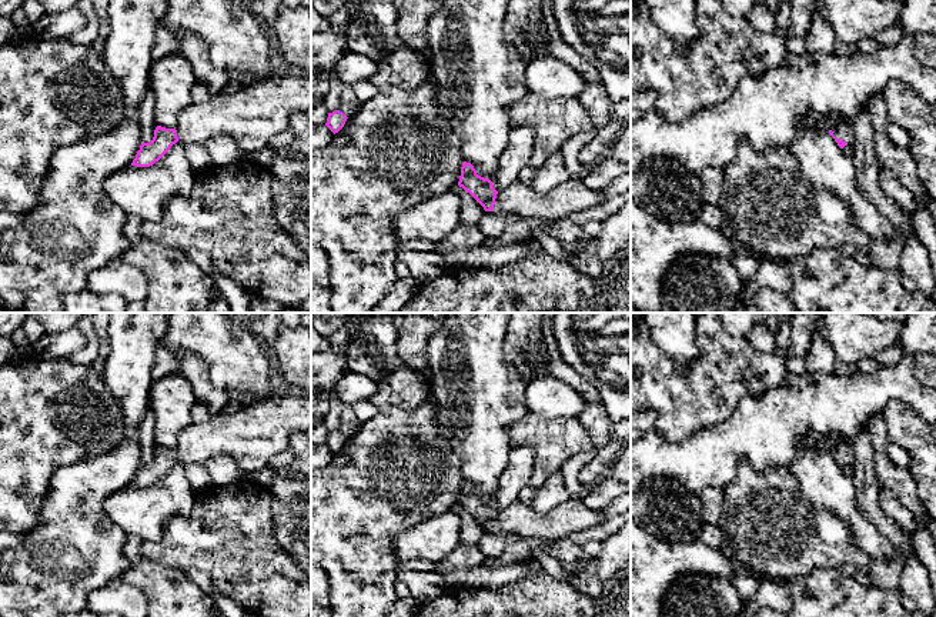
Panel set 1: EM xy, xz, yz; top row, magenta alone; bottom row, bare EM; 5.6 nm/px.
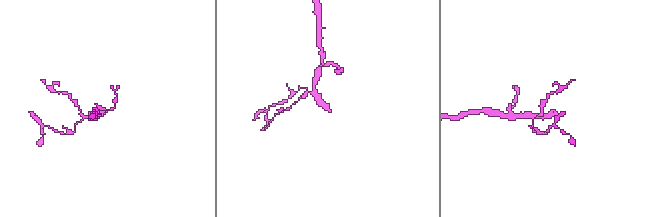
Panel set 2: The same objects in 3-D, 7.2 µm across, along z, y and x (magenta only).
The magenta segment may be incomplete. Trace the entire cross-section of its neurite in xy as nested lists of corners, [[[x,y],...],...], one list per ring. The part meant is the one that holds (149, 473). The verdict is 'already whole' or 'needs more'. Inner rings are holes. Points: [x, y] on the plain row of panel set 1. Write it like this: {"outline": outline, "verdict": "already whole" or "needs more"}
{"outline": [[[294,391],[291,396],[278,396],[268,401],[245,404],[234,414],[210,417],[203,424],[190,424],[178,434],[174,448],[157,446],[150,463],[143,463],[131,486],[150,487],[158,481],[177,461],[184,464],[204,464],[215,456],[227,454],[240,467],[243,477],[268,466],[268,461],[290,447],[297,431],[311,433],[311,394]]], "verdict": "needs more"}

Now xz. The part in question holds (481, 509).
{"outline": [[[467,481],[462,483],[458,506],[469,513],[485,531],[495,531],[512,540],[552,541],[605,521],[599,510],[586,507],[581,498],[575,497],[545,514],[539,514],[532,504],[518,500],[505,510],[497,511],[492,501],[478,496],[474,486]]], "verdict": "needs more"}

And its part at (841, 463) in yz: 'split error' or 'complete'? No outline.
split error

